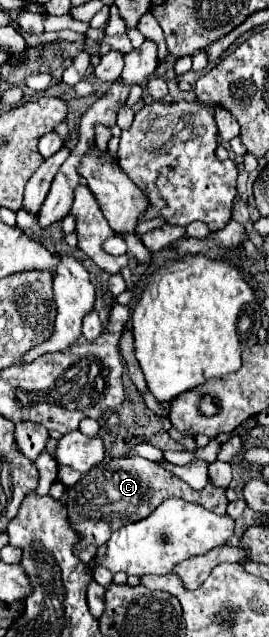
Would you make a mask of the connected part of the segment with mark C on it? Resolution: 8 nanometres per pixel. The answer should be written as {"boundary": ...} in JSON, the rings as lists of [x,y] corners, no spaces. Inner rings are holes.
{"boundary":[[[141,456],[109,458],[103,464],[97,464],[95,468],[85,472],[75,486],[65,486],[63,504],[67,506],[67,518],[71,528],[81,536],[81,540],[73,546],[75,556],[85,564],[91,564],[97,554],[97,546],[107,544],[111,532],[115,532],[123,524],[149,516],[167,498],[183,498],[187,502],[201,504],[205,510],[211,510],[215,514],[225,514],[227,510],[225,490],[207,484],[203,490],[197,492],[175,474]]]}

